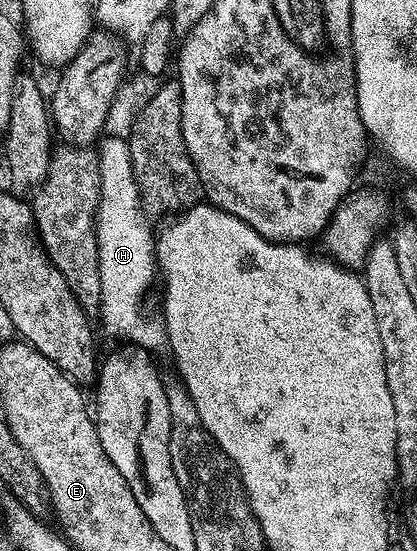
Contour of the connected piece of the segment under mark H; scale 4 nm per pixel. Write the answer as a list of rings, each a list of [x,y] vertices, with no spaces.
[[[108,134],[97,143],[97,154],[100,167],[100,199],[98,211],[95,213],[95,235],[99,246],[100,273],[100,311],[98,322],[103,322],[103,331],[113,338],[132,347],[143,347],[156,357],[170,352],[171,342],[166,326],[155,319],[143,316],[143,294],[147,286],[157,279],[157,256],[155,254],[156,236],[151,236],[151,224],[140,206],[139,189],[133,173],[133,161],[129,153],[127,139]]]

